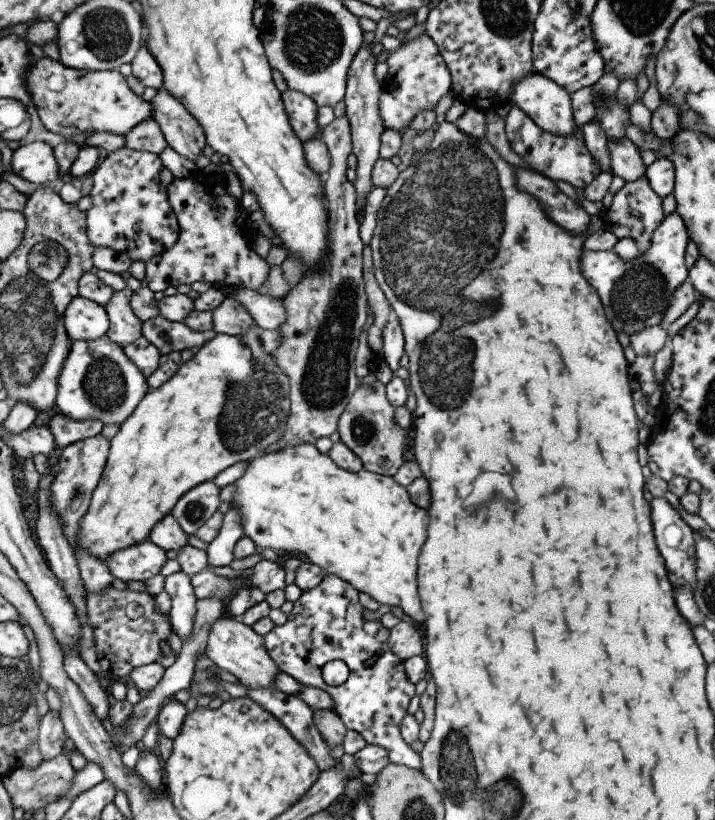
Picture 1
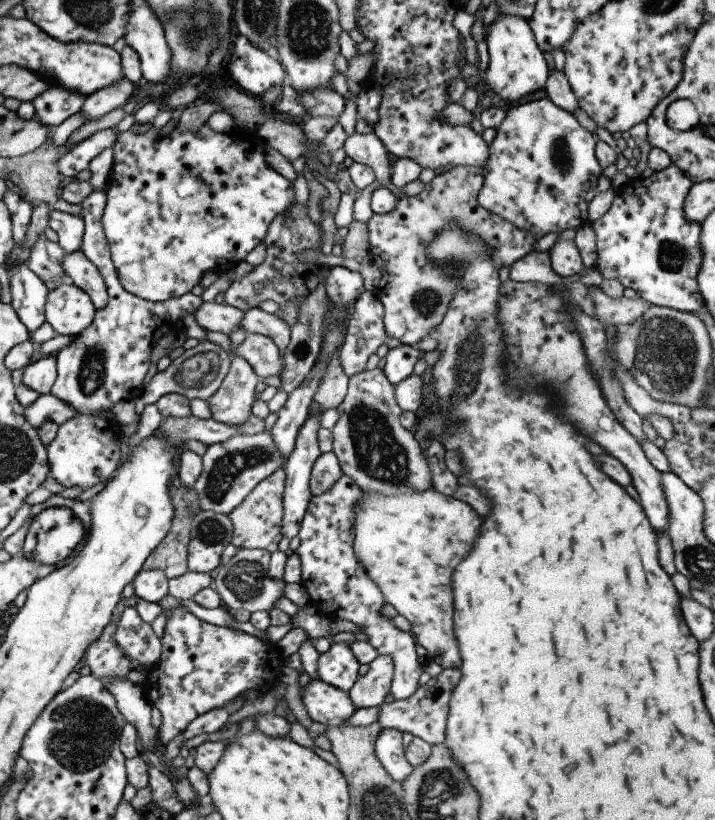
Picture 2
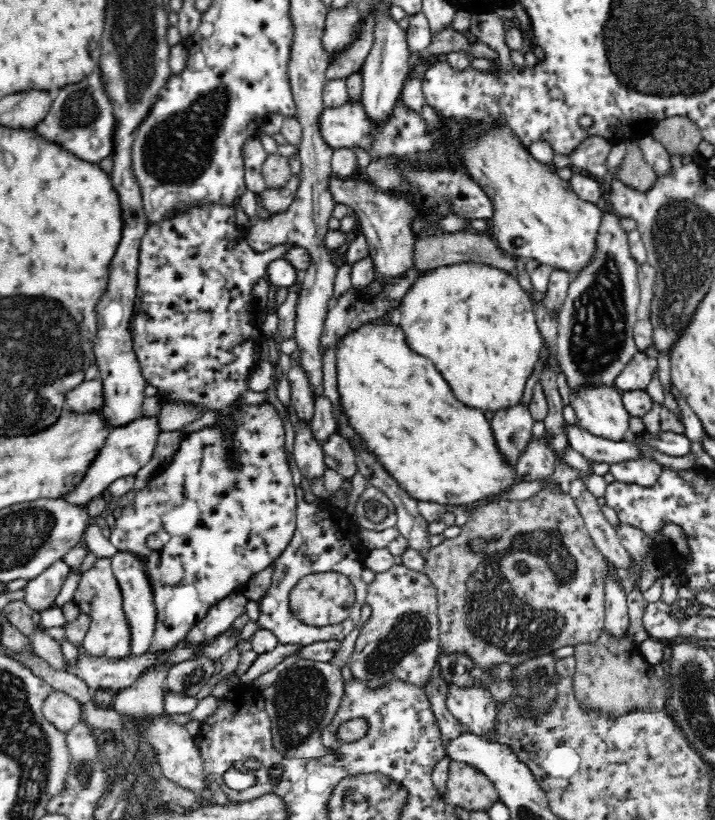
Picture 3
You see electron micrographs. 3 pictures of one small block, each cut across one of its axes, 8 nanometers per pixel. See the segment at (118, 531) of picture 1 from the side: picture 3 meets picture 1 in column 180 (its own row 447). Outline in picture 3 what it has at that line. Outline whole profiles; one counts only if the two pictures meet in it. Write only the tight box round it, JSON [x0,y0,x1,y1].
[335,321,522,506]

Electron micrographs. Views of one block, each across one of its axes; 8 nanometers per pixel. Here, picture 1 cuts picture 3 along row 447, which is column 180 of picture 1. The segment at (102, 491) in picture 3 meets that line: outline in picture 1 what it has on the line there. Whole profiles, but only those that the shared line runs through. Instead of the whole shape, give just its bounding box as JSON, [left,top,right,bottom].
[151,87,207,161]

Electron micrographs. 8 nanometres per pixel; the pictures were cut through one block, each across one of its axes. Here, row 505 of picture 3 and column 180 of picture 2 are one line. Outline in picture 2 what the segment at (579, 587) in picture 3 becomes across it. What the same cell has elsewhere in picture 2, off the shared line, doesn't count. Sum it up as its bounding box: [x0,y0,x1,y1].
[143,476,202,579]

